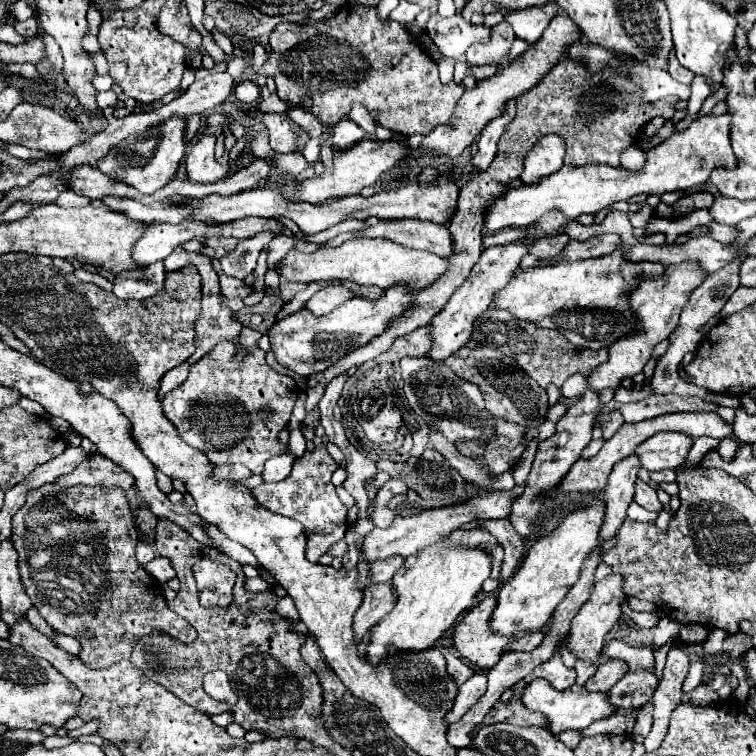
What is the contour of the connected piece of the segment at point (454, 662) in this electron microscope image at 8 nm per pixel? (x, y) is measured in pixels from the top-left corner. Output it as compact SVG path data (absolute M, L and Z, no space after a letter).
M443 637L439 641L435 641L435 649L439 649L441 655L445 657L445 661L447 661L447 673L449 673L451 681L457 687L461 687L475 673L475 669L471 665L467 665L463 659L457 657L457 653L453 651L453 647L449 647L449 645L443 643Z

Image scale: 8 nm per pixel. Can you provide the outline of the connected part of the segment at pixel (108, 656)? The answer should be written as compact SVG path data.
M45 483L33 491L27 493L27 501L25 505L15 513L13 517L13 533L11 533L11 543L13 547L17 549L19 553L19 575L21 575L21 583L31 599L31 603L39 609L39 615L47 621L47 625L51 625L53 629L57 629L59 633L65 633L65 635L71 635L75 637L79 643L81 643L81 653L77 655L87 667L91 669L107 669L109 665L115 665L119 663L121 659L129 659L131 653L133 653L133 647L135 643L153 633L153 631L161 631L165 635L169 635L171 639L177 639L181 643L191 643L197 639L197 631L183 619L179 617L177 613L173 613L169 607L167 607L167 601L161 593L161 587L157 583L155 585L155 579L137 563L135 559L135 541L139 541L139 533L137 533L137 525L135 525L135 517L133 517L133 511L129 507L129 501L125 497L125 491L123 489L103 489L101 495L95 495L95 491L67 491L65 487L57 485L57 483Z

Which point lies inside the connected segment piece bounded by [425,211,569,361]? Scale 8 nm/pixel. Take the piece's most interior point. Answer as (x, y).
(450, 329)

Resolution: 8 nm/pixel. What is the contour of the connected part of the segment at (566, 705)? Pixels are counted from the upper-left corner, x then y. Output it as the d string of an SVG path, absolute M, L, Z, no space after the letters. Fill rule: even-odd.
M533 679L523 689L521 703L531 711L543 713L545 719L547 719L547 729L553 735L561 735L563 731L581 731L587 725L591 725L593 721L605 719L615 709L611 703L607 703L607 695L605 693L587 693L579 685L573 685L573 687L565 689L565 691L557 691L557 689L551 689L551 685L545 679Z

